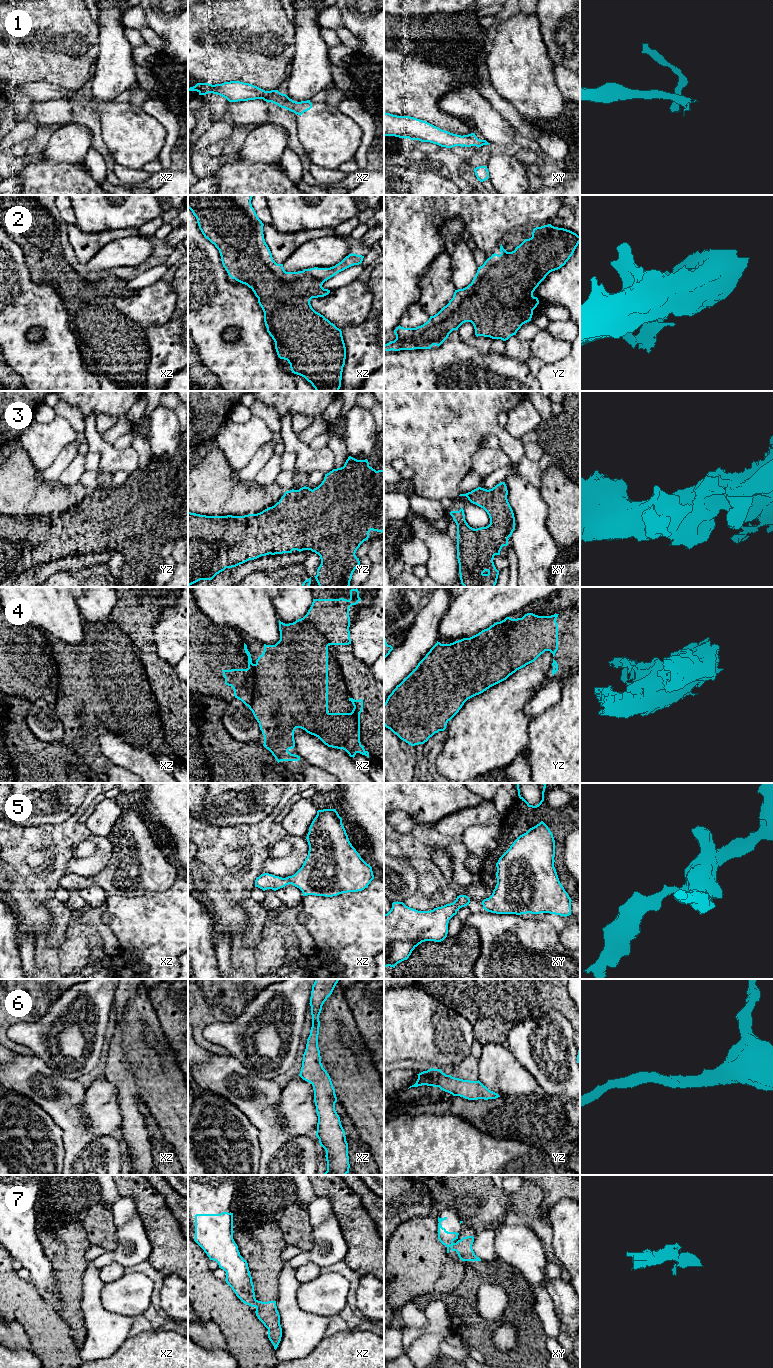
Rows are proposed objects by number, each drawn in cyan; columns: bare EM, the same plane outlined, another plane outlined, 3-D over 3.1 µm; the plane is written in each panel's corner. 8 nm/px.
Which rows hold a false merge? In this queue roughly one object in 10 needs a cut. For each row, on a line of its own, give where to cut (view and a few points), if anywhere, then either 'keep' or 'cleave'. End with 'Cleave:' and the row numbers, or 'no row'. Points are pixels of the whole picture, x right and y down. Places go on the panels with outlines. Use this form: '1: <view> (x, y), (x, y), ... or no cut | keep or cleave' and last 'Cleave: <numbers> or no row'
1: no cut | keep
2: no cut | keep
3: no cut | keep
4: no cut | keep
5: no cut | keep
6: no cut | keep
7: xz (255, 1300), (256, 1306) | cleave
Cleave: 7

